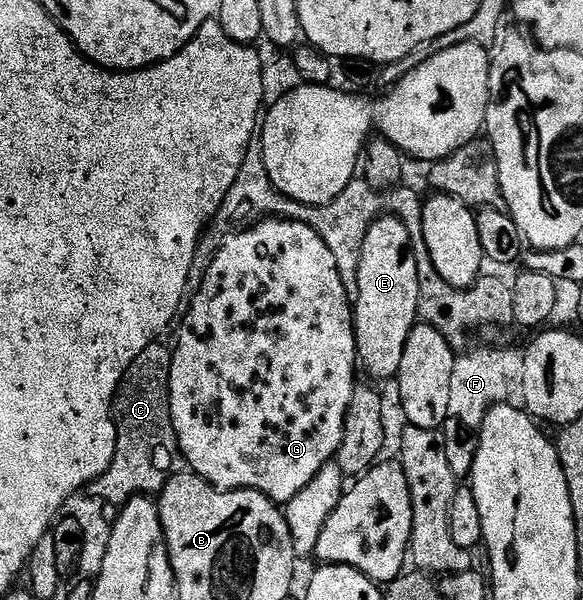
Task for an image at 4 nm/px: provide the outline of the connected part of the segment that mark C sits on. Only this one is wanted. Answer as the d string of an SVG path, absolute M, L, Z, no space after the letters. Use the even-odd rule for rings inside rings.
M162 342L149 344L140 354L134 356L132 366L123 372L122 381L114 392L114 425L118 431L116 438L116 454L112 458L110 468L96 482L96 492L107 505L121 506L139 494L158 494L166 485L166 481L174 475L183 463L182 450L178 446L178 435L170 413L170 371L172 370L172 352Z

